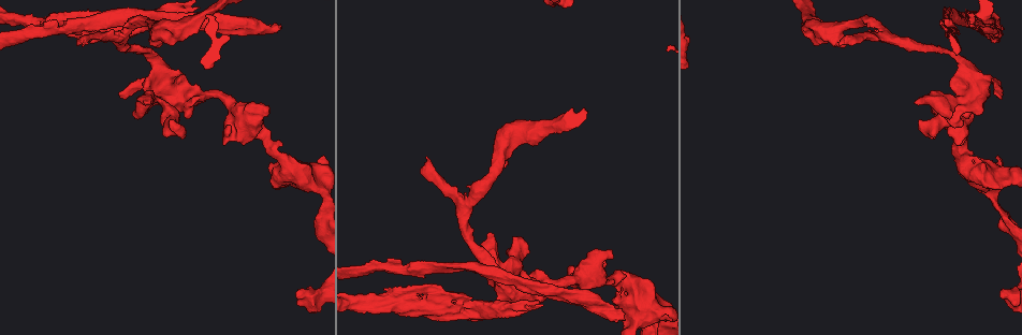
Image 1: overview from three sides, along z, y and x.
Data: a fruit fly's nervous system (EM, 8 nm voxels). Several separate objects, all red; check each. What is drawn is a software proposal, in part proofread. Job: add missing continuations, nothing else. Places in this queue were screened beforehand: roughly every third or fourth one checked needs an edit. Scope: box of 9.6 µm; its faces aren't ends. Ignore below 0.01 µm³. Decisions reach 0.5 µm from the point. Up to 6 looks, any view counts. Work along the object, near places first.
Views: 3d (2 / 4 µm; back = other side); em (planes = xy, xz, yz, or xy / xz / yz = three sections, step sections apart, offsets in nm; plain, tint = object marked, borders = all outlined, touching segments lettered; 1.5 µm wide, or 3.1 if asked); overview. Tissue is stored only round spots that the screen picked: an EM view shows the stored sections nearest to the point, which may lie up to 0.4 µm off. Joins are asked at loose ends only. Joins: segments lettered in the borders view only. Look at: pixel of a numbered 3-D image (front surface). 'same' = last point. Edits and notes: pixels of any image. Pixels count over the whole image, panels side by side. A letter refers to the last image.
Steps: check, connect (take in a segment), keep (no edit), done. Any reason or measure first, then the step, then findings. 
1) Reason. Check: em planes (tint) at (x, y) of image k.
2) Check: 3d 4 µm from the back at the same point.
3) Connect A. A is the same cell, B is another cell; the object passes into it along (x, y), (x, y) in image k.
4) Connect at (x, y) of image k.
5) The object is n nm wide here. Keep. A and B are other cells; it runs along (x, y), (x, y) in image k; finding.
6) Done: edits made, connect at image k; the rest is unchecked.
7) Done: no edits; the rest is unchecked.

Free end. Check: 3d 2 µm from the back at (839, 44) of image 1.

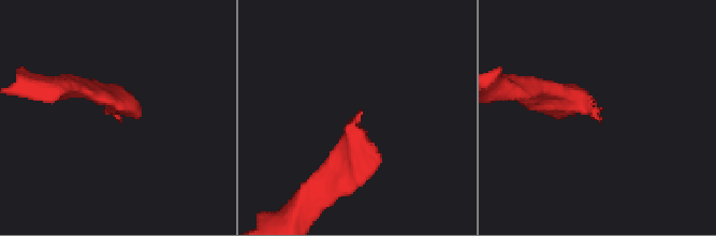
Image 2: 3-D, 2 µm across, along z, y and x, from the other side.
Now the EM. Check: em xz step 4 (plain) at (361, 109) of image 2.

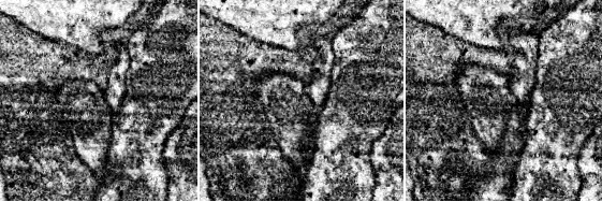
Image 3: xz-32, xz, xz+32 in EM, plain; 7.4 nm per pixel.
Check: em xz step 4 (borders) at the same point.

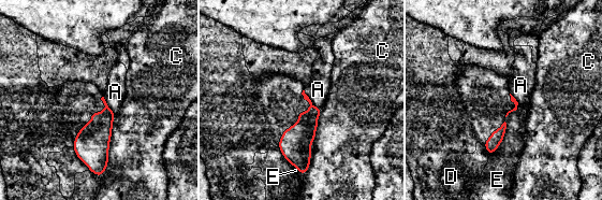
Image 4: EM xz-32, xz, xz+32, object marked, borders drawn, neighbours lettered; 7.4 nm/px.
The longest contact is with C, 360 nm. Keep. A, C, D and E are other cells; a border runs along (304, 89), (310, 101), (320, 110) in image 4; none of them fits.

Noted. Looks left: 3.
An open end. Check: em planes (borders) at (526, 251) of image 1.

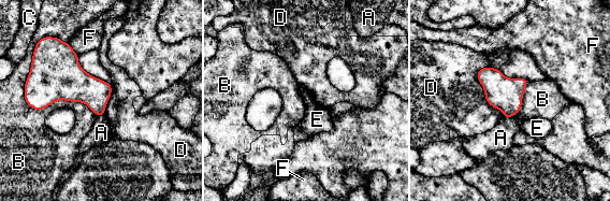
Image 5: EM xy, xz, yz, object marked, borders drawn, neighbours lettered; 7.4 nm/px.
The longest contact is with B, 550 nm. Keep. A, B, C, D, E and F are other cells; a border runs along (482, 67), (484, 99), (504, 116) in image 5; none of them fits.

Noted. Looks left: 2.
An open end. Check: em yz step 8 (plain) at (119, 95) of image 1.

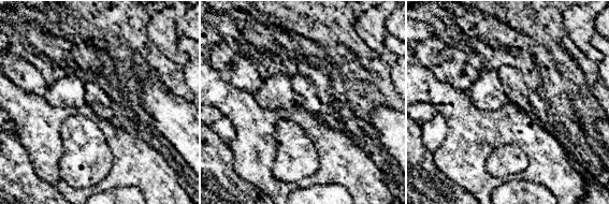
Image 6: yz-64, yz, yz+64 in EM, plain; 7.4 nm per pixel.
Check: em yz step 8 (borders) at the same point.

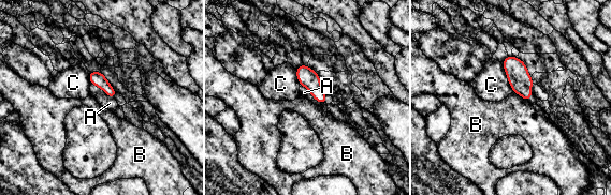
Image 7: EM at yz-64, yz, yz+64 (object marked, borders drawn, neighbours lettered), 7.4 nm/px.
Connect A. A is the same cell, B and C are other cells; it goes on there.

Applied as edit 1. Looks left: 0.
Done: edits made, connect at image 7; the rest is unchecked.

